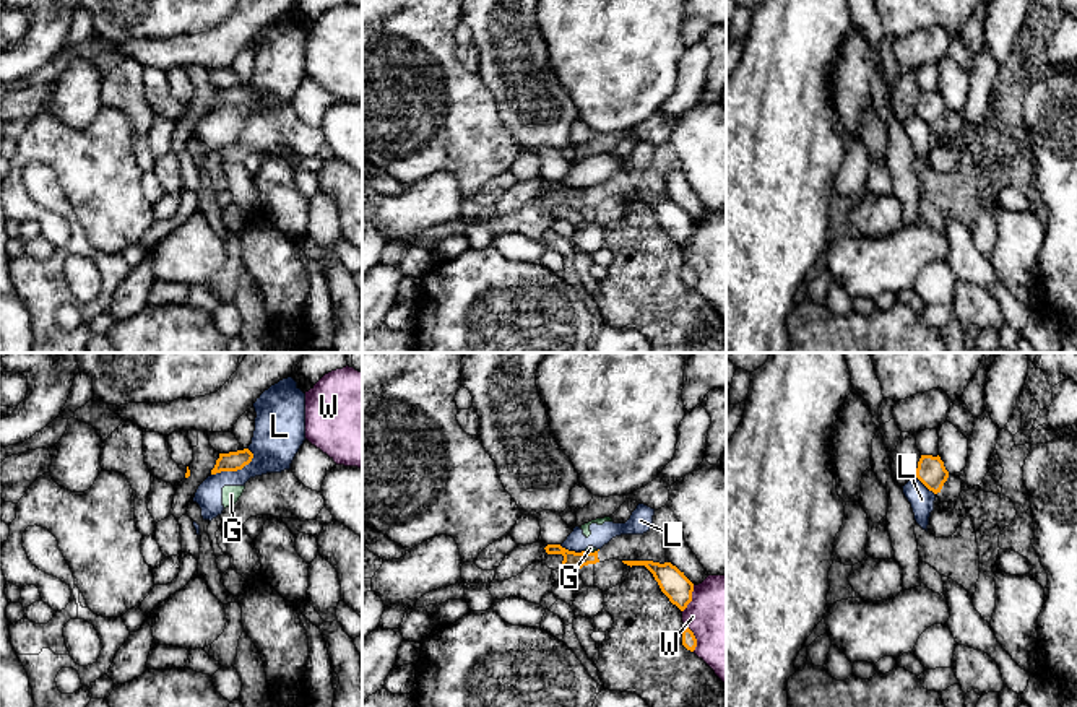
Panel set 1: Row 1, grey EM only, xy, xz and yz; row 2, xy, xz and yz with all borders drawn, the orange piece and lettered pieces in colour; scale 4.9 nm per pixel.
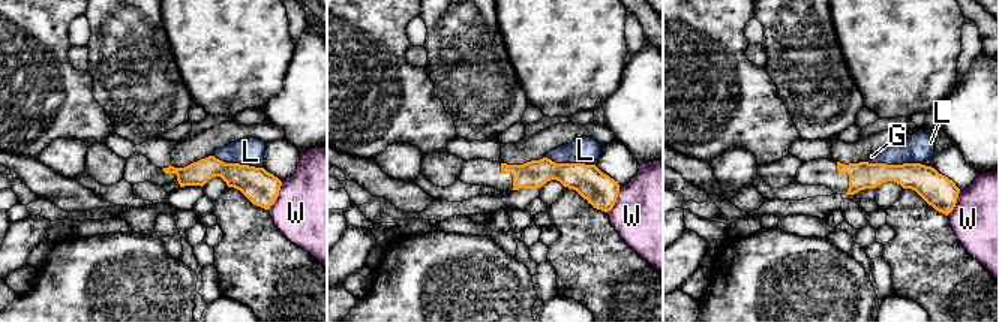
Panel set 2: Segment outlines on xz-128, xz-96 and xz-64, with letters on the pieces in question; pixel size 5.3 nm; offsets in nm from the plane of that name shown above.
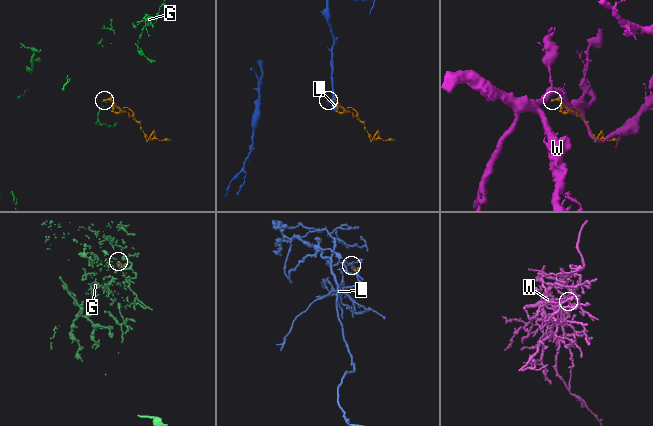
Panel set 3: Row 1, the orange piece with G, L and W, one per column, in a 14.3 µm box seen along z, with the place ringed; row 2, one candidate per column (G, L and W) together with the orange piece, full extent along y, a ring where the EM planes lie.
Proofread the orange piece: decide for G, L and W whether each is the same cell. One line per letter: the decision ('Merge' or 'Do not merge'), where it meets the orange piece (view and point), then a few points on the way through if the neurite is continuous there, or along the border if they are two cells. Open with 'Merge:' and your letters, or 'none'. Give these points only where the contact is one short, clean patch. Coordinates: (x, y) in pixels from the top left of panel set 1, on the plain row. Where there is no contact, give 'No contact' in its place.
Merge: none
G: Do not merge. Touches orange at xz (592, 189). Boundary: xz (598, 186), (585, 187)
L: Do not merge. Touches orange at xy (234, 106)
W: Do not merge. Touches orange at xz (694, 273)

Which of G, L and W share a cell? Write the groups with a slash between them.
G L / W

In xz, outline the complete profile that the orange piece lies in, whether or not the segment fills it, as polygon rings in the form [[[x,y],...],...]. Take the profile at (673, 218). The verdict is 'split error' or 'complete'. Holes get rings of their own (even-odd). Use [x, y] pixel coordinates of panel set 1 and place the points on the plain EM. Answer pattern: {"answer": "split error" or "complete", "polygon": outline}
{"answer": "complete", "polygon": [[[622,197],[627,202],[645,202],[658,218],[661,228],[676,241],[681,247],[692,237],[694,219],[671,198],[653,197]]]}

